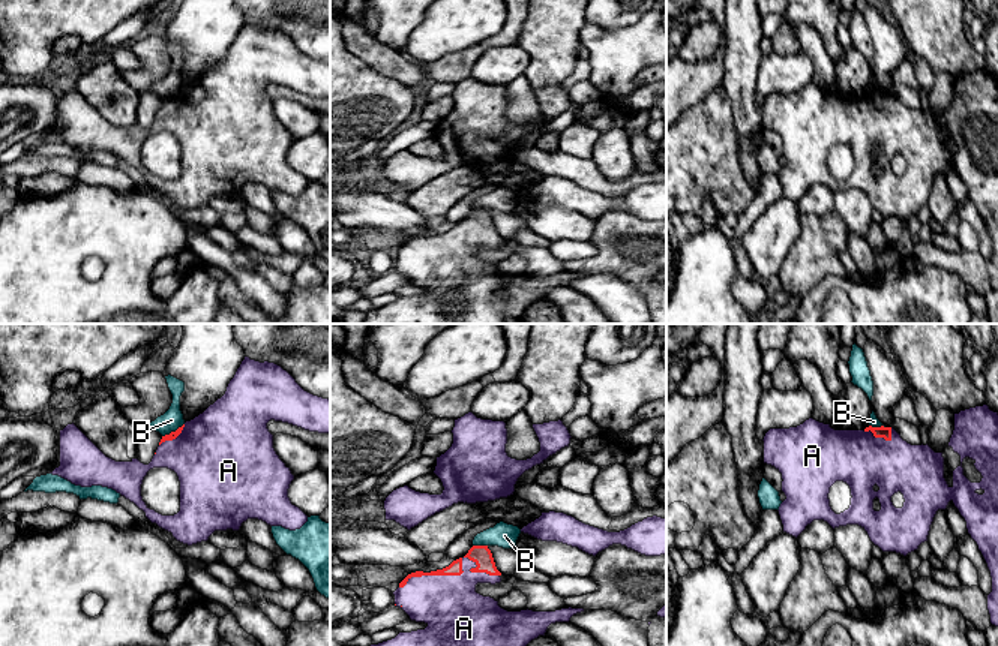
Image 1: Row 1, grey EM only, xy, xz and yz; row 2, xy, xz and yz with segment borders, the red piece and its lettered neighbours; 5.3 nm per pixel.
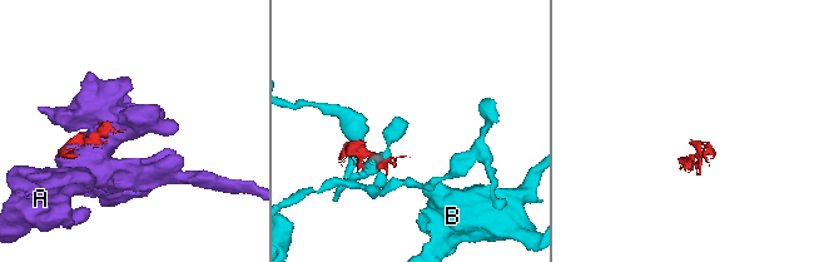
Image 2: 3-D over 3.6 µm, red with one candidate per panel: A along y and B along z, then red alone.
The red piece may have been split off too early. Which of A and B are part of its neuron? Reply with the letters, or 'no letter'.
A

